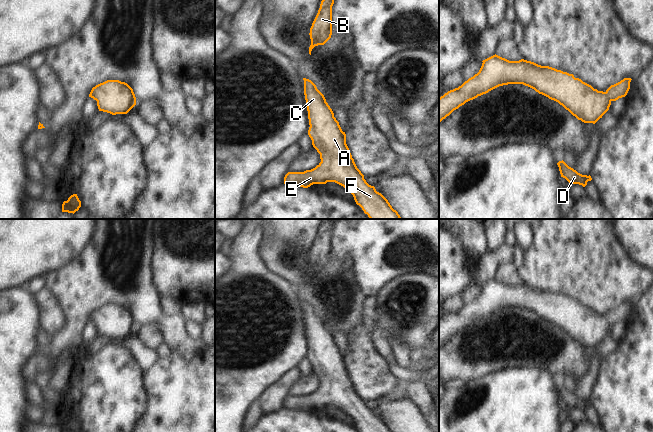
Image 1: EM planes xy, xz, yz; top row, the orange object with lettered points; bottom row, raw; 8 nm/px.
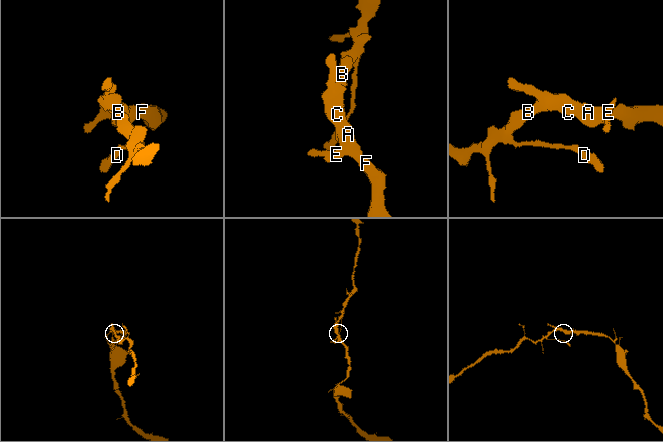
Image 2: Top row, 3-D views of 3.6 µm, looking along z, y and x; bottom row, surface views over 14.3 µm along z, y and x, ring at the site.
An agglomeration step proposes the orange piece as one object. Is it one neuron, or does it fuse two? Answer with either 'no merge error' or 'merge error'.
no merge error

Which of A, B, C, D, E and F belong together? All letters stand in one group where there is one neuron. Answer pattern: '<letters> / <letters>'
A B C D E F

